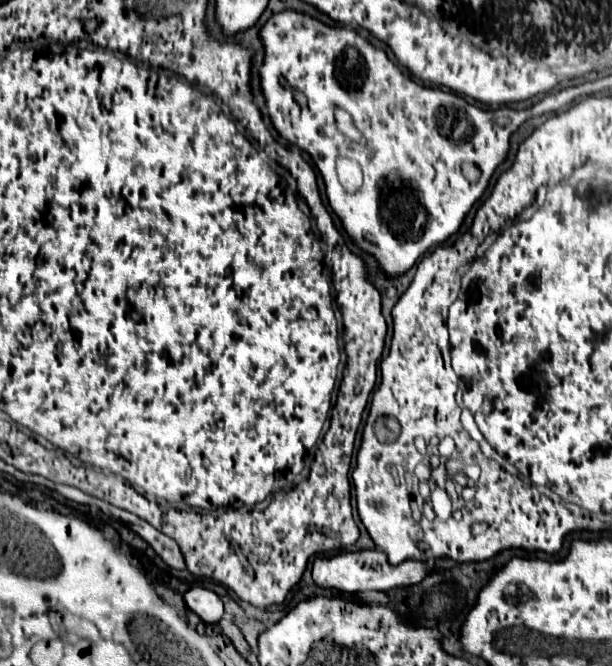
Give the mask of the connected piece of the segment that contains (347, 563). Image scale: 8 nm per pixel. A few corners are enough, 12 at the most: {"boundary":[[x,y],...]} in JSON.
{"boundary":[[378,550],[316,558],[320,588],[356,594],[418,584],[430,566]]}

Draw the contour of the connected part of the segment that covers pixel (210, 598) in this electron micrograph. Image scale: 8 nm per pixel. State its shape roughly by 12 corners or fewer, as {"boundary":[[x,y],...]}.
{"boundary":[[202,586],[184,594],[186,606],[206,624],[218,624],[224,606]]}

